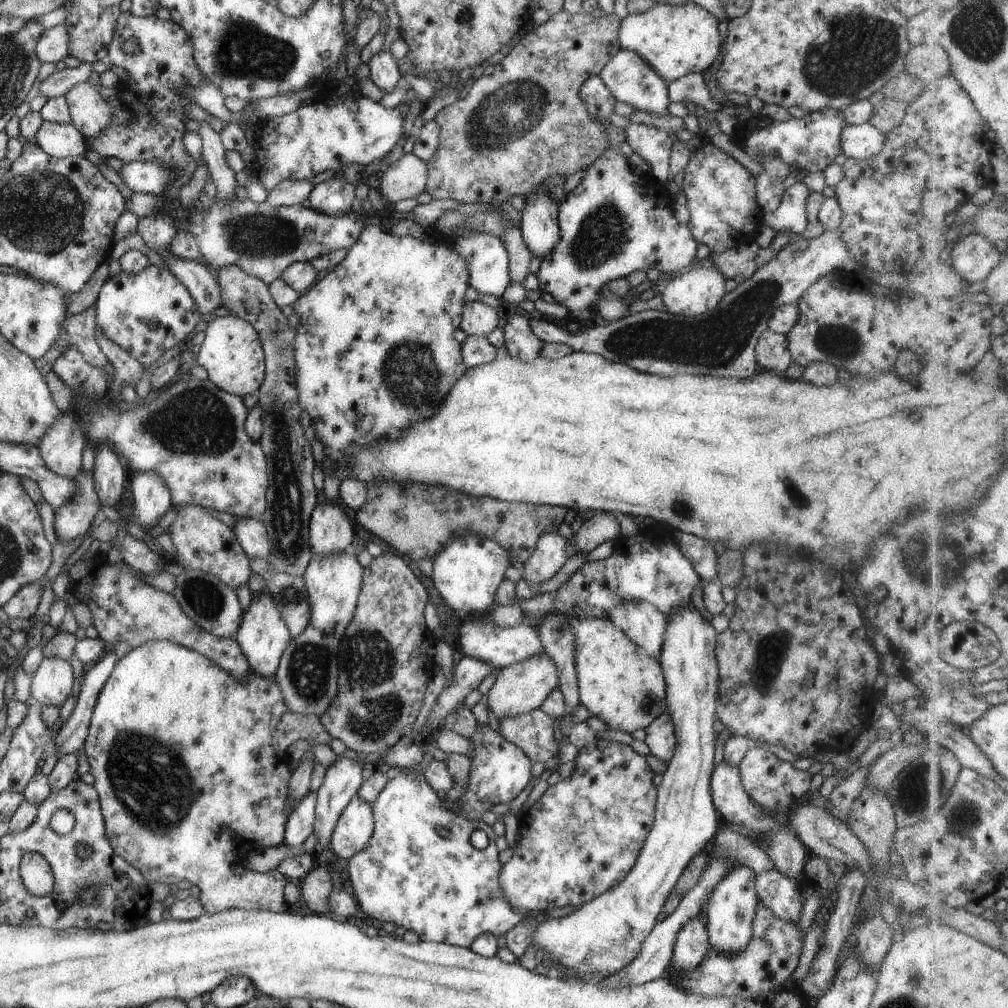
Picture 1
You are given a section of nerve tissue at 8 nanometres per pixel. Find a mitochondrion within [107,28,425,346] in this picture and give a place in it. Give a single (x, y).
(258, 234)

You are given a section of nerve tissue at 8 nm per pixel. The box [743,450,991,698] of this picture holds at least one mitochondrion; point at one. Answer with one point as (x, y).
(934, 559)

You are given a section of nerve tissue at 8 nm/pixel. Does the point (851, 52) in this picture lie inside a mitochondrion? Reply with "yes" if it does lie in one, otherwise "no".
yes

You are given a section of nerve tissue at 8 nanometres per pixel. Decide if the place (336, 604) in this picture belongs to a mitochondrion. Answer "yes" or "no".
no

